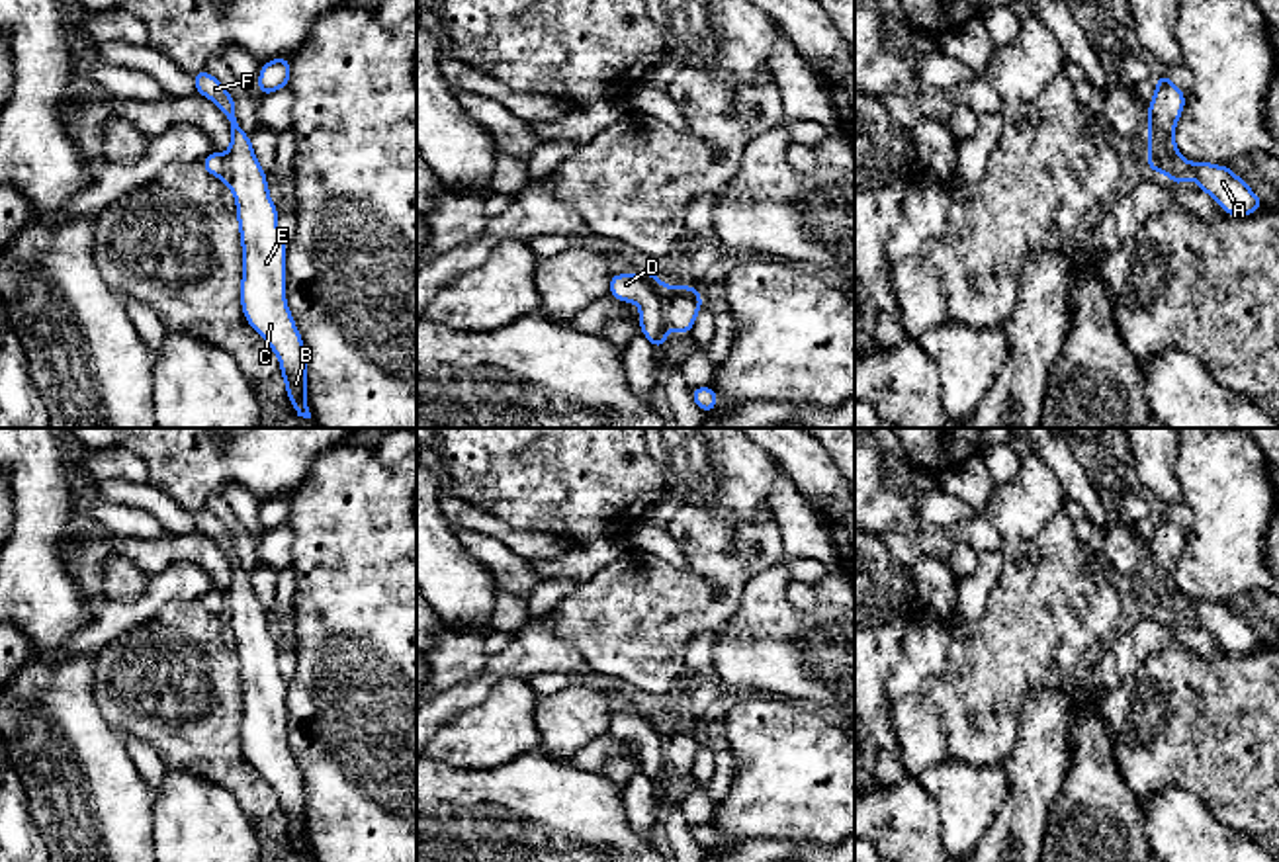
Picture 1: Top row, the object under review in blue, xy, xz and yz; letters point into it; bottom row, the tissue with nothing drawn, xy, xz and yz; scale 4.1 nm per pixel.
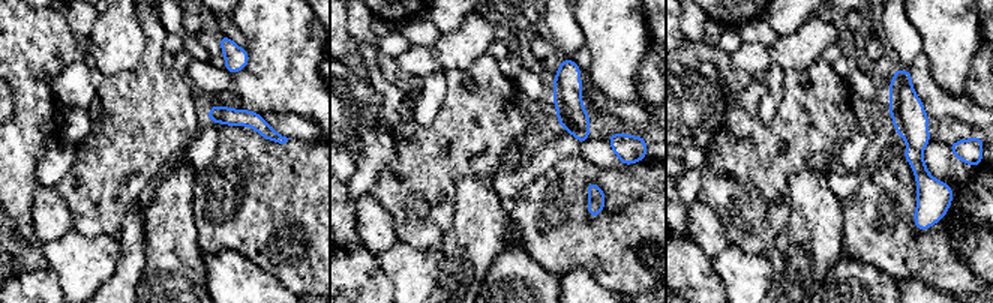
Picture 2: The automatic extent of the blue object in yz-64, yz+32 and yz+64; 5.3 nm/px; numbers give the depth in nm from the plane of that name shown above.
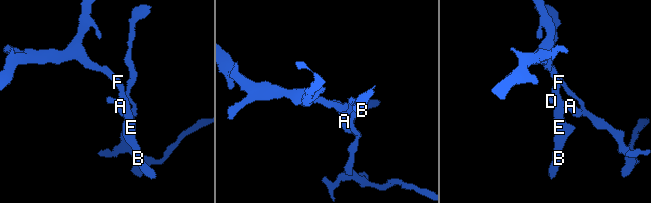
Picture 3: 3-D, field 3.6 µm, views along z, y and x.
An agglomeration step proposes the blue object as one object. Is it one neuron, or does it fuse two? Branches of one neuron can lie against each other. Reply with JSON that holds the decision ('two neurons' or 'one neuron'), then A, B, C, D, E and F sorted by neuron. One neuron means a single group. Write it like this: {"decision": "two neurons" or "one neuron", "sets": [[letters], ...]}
{"decision": "two neurons", "sets": [["A", "D"], ["B", "C", "E", "F"]]}

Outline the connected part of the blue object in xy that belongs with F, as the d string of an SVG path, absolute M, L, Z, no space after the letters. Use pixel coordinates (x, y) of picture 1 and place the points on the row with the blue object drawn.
M199 70L192 78L196 92L215 102L231 123L231 147L225 152L225 186L237 199L244 319L278 356L286 391L297 416L311 418L305 393L307 358L303 338L286 301L287 242L278 231L278 209L268 194L266 174L256 160L250 137L239 127L235 98L207 70Z

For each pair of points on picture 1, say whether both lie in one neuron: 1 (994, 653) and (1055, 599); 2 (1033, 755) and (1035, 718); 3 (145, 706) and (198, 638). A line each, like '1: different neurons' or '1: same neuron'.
1: same neuron
2: same neuron
3: same neuron

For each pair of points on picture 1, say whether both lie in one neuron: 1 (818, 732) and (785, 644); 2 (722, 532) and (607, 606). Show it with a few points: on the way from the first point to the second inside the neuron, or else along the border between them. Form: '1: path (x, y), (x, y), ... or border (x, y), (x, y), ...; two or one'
1: border (785, 698), (806, 702), (814, 708); two
2: path (699, 563), (656, 606), (638, 606); one

